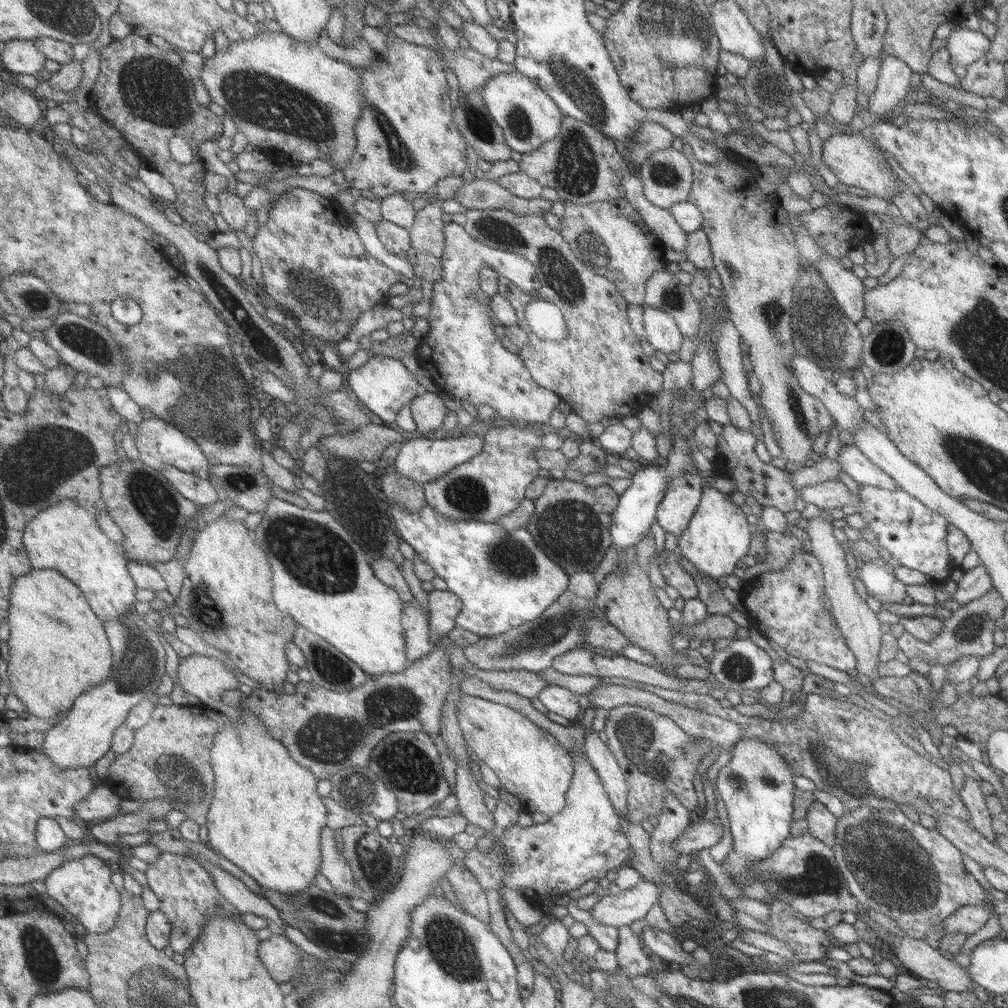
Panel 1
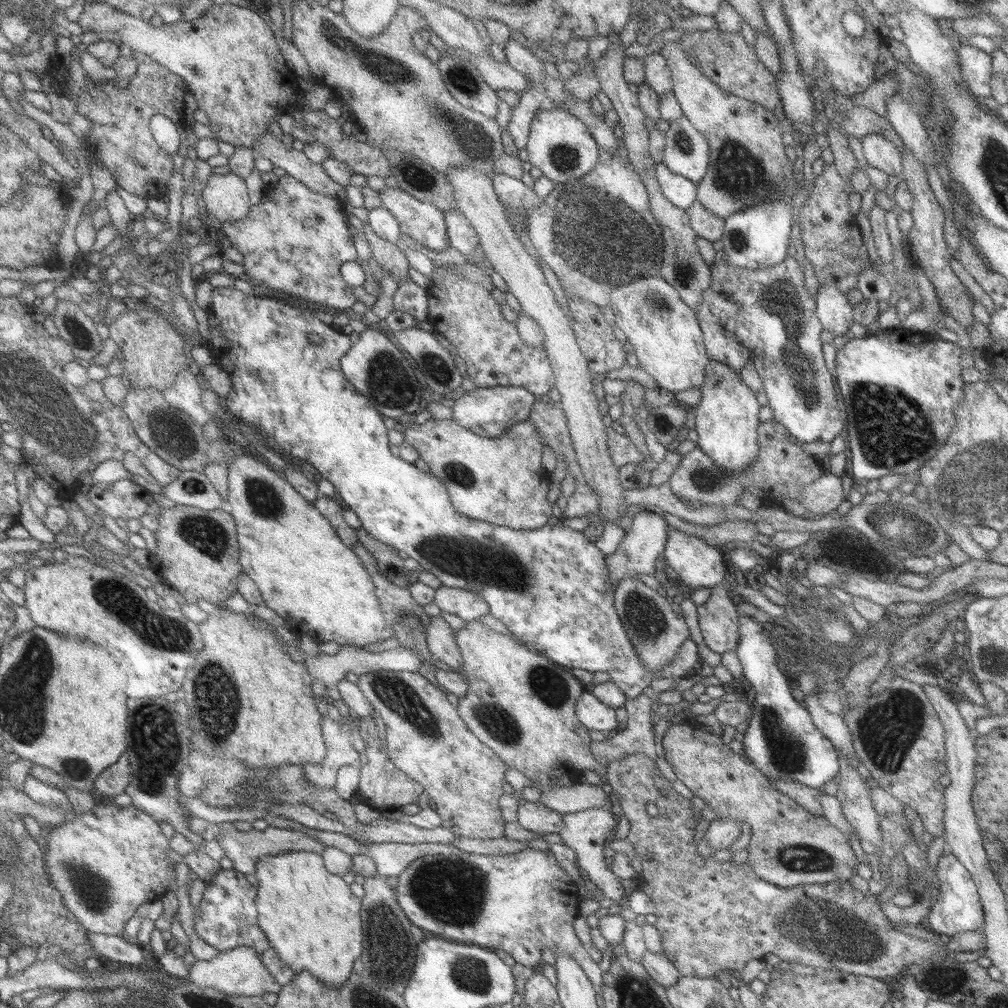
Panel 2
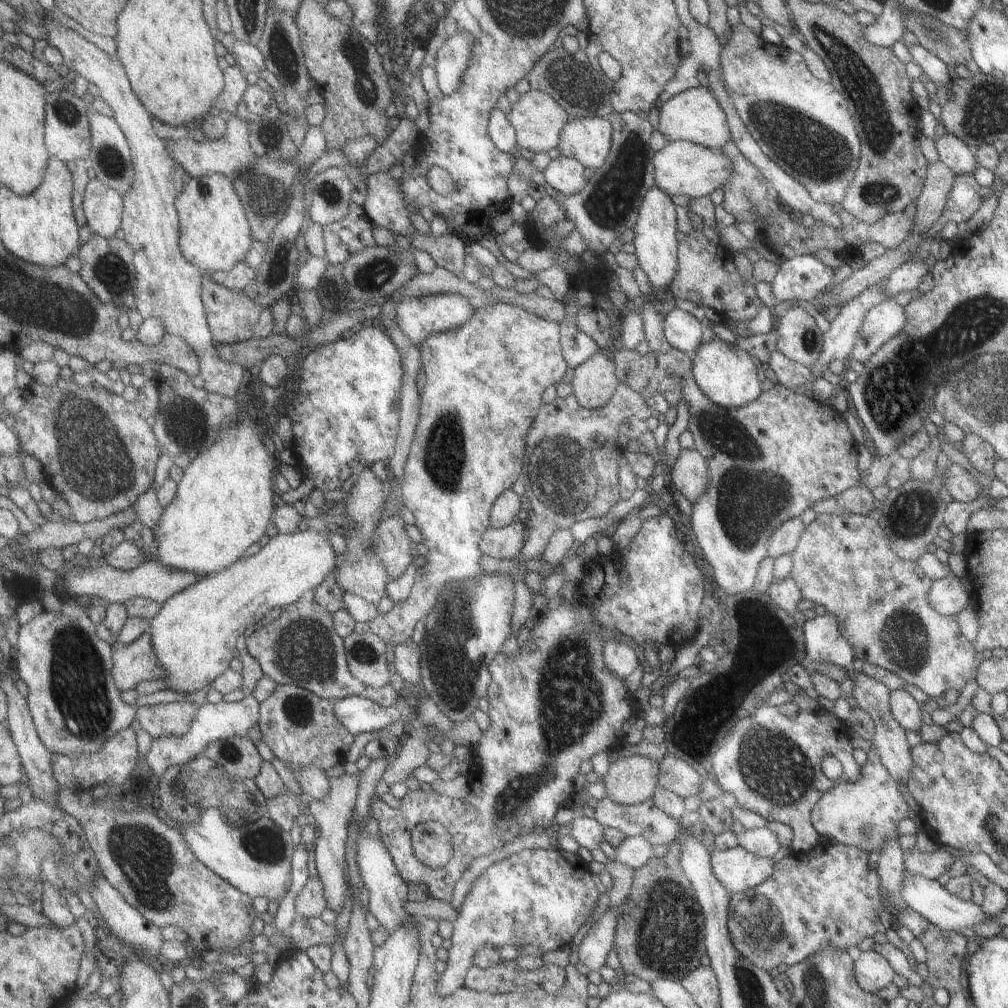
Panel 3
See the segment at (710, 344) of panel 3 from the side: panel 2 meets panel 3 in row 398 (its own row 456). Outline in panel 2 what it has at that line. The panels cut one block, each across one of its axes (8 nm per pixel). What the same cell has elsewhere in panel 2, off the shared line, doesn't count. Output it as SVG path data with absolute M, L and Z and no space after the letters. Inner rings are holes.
M715 360L706 362L700 392L699 402L693 406L696 447L726 473L740 473L751 462L758 447L756 430L760 406L756 401L756 393L743 384L734 370Z

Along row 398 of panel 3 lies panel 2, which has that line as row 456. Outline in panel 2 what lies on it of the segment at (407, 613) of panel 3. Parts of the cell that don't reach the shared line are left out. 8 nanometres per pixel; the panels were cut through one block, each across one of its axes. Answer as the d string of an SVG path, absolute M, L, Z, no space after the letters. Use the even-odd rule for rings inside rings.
M431 419L422 424L408 423L403 432L406 441L420 452L430 468L430 473L447 484L451 494L451 504L463 516L475 518L497 526L510 527L511 530L535 530L546 525L551 515L549 500L554 483L549 480L547 472L541 467L541 438L529 419L514 424L506 432L495 438L477 434L460 425L455 419Z

